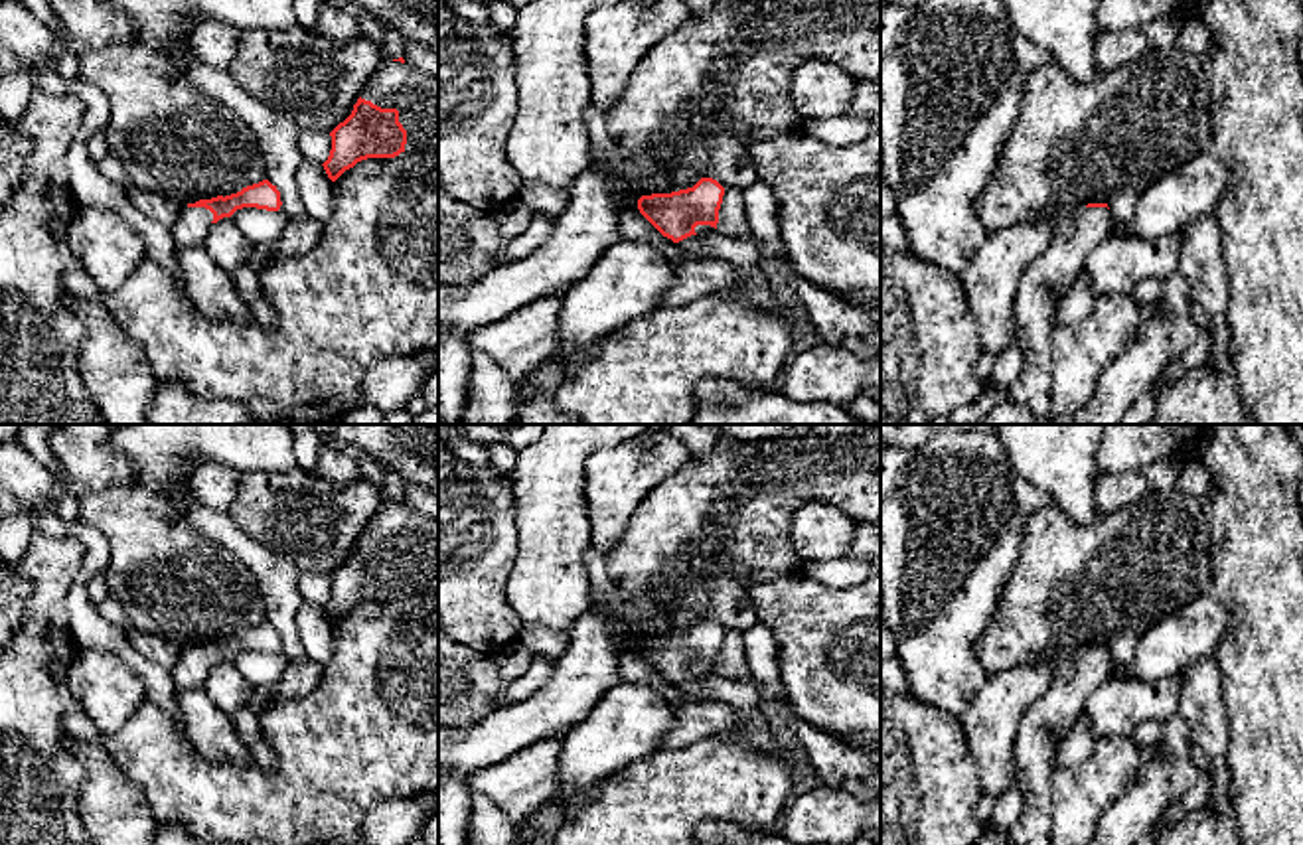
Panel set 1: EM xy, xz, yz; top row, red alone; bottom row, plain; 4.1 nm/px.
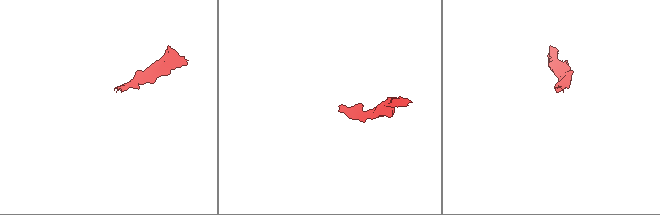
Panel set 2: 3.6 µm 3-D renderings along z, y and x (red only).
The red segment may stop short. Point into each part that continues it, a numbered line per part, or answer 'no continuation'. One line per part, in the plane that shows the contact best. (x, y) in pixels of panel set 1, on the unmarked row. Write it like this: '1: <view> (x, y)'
1: xy (397, 528)
2: xy (192, 666)

